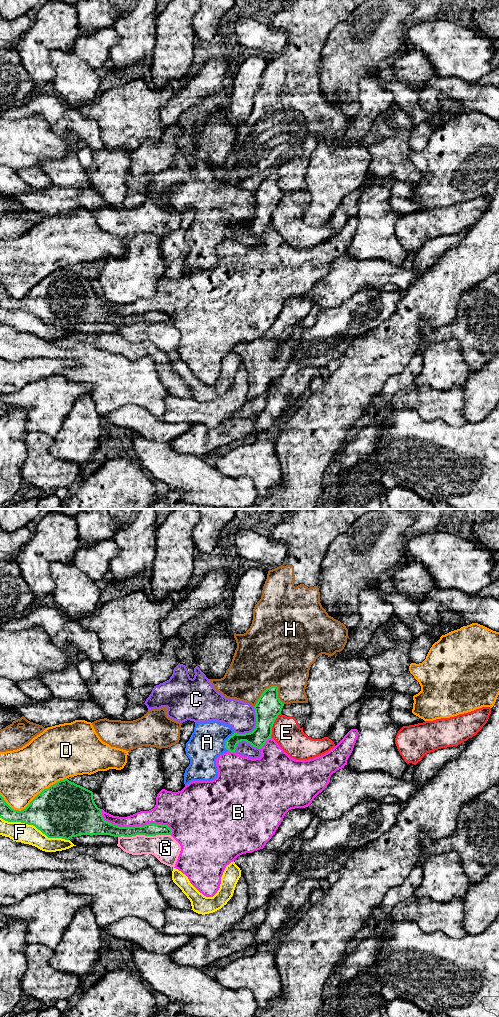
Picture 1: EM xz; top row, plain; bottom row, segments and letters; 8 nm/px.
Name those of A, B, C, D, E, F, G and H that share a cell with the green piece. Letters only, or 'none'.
none

